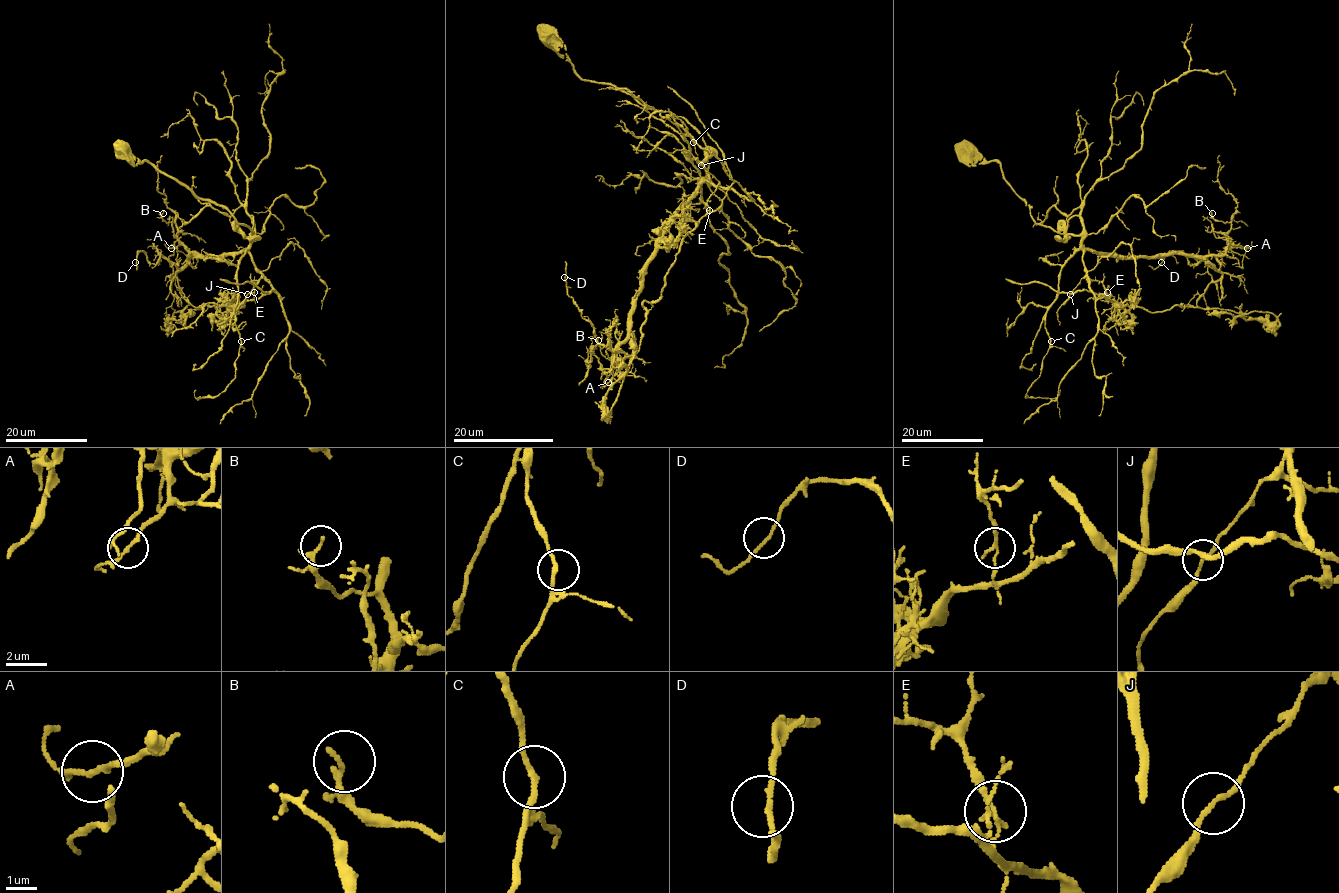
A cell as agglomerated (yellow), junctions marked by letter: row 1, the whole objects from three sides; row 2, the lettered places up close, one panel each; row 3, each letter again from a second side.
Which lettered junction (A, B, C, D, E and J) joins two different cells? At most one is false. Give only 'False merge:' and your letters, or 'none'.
False merge: E

